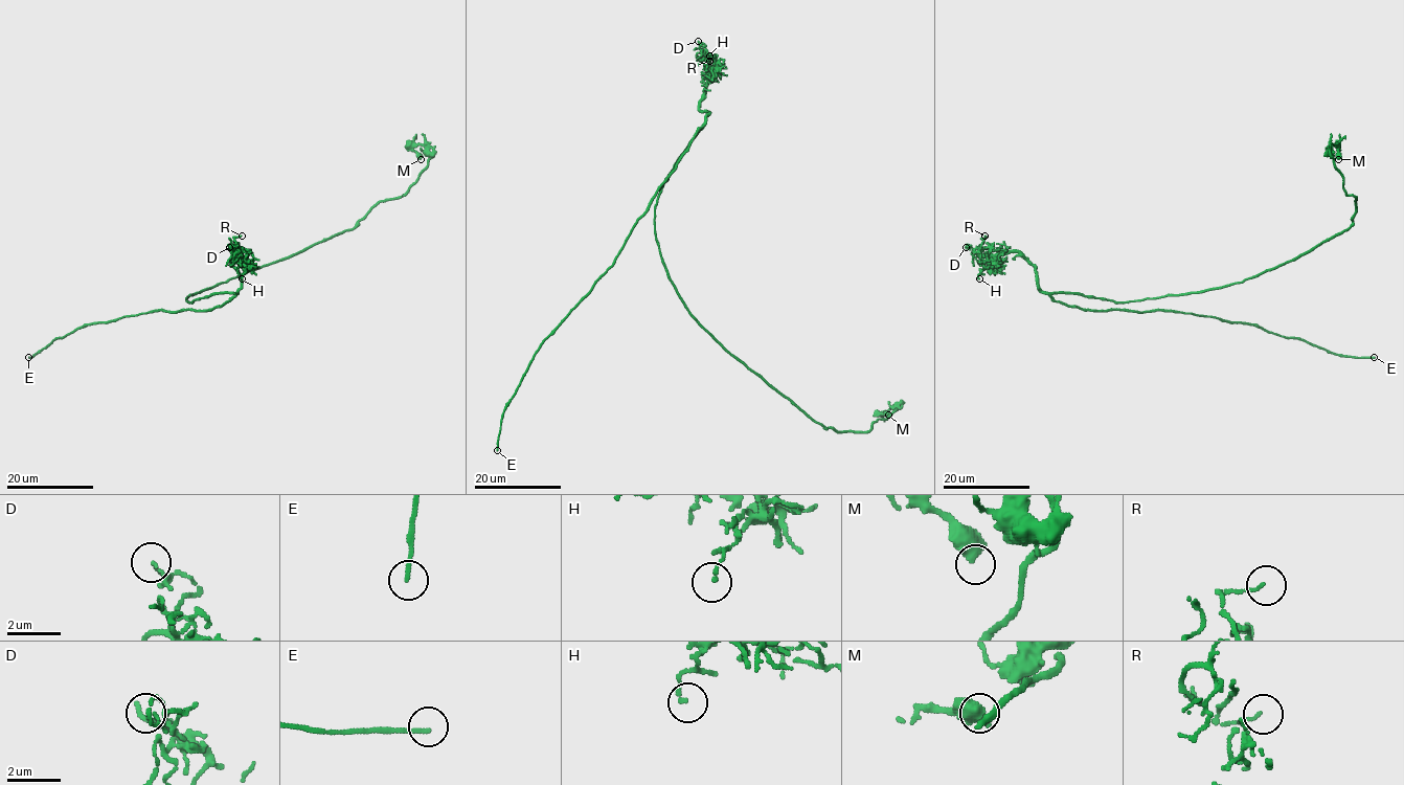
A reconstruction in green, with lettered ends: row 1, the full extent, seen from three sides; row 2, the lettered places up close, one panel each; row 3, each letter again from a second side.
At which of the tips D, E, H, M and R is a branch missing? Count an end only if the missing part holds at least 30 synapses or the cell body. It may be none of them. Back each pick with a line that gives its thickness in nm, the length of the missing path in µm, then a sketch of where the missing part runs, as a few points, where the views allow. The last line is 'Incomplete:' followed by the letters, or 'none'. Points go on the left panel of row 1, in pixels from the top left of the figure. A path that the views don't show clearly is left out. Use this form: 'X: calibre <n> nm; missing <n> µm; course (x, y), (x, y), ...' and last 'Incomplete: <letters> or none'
E: calibre 160 nm; missing 9 µm; course (28, 357), (38, 342)
Incomplete: E

